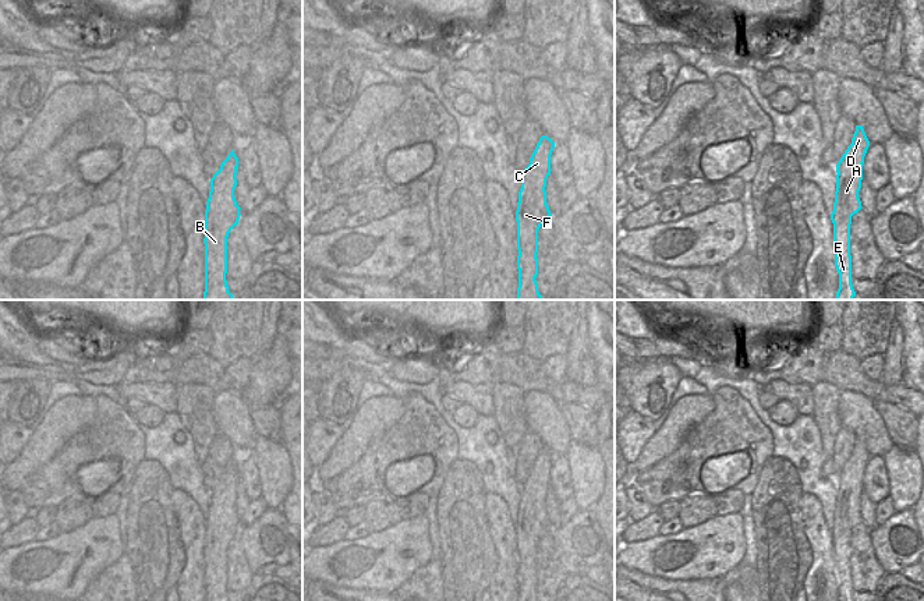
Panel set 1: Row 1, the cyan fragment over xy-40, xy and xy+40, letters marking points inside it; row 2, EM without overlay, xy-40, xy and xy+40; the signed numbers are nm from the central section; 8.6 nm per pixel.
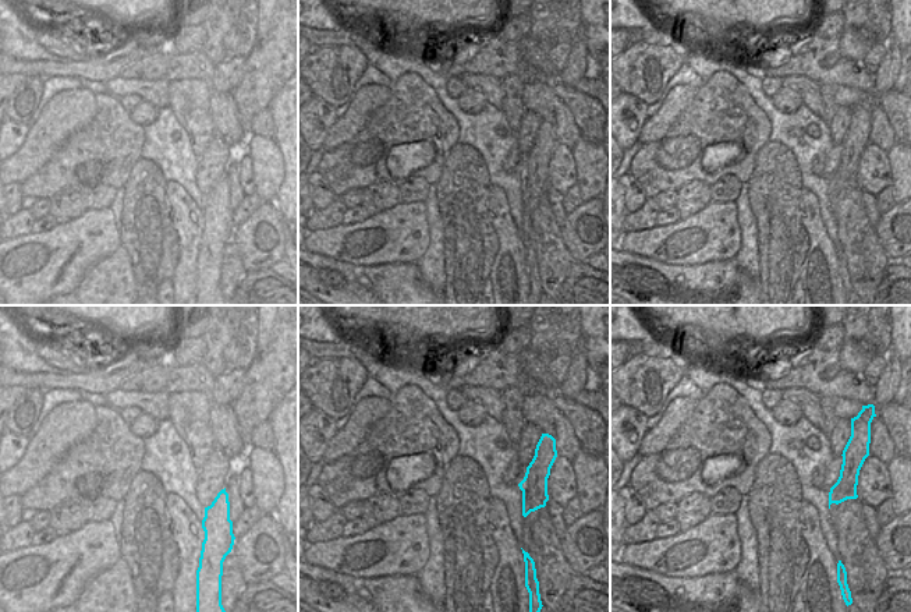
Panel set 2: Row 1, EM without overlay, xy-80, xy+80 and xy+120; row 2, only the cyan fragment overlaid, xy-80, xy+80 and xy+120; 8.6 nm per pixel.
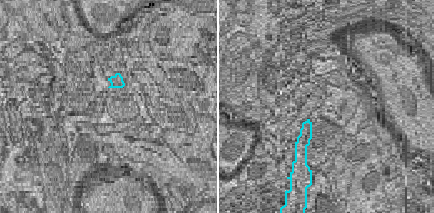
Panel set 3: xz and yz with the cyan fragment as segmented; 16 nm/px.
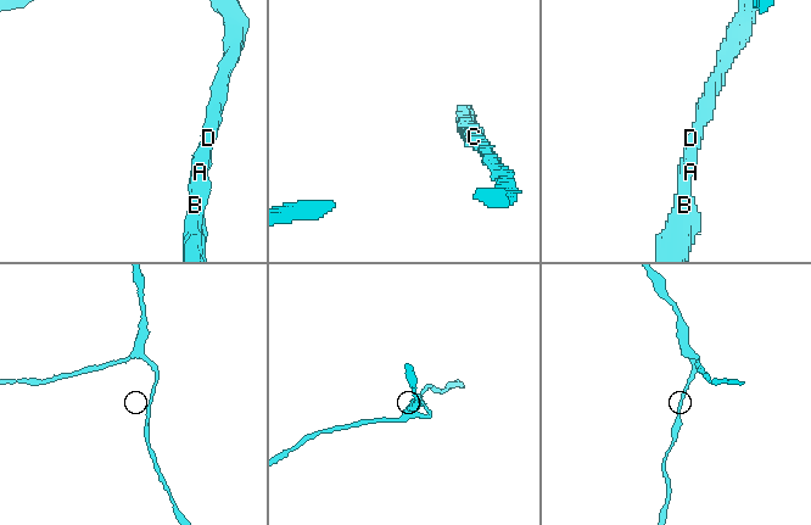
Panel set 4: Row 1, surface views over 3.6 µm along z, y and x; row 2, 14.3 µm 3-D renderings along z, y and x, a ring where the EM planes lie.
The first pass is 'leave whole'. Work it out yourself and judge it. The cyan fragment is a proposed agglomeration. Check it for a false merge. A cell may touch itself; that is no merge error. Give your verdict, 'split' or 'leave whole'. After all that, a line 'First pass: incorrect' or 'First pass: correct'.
leave whole
First pass: correct

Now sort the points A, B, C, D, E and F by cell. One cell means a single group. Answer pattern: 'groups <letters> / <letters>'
groups A B C D E F

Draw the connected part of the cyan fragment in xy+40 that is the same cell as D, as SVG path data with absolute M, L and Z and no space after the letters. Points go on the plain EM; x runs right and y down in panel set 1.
M856 438L852 456L836 476L836 503L831 533L833 535L835 579L839 586L839 601L853 601L850 537L852 528L861 522L858 503L868 459L870 453L863 438Z

